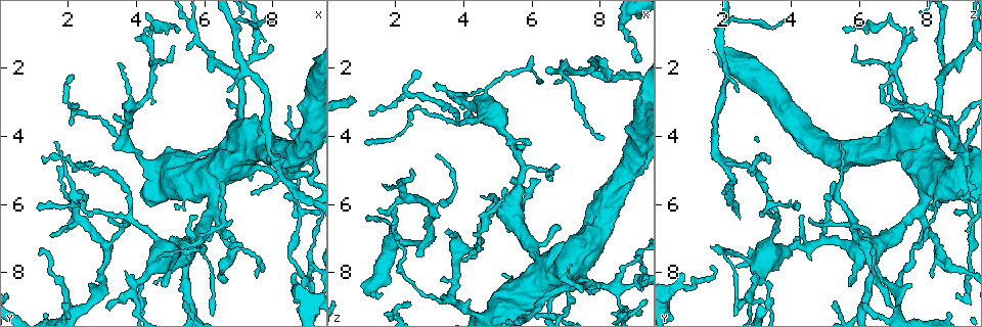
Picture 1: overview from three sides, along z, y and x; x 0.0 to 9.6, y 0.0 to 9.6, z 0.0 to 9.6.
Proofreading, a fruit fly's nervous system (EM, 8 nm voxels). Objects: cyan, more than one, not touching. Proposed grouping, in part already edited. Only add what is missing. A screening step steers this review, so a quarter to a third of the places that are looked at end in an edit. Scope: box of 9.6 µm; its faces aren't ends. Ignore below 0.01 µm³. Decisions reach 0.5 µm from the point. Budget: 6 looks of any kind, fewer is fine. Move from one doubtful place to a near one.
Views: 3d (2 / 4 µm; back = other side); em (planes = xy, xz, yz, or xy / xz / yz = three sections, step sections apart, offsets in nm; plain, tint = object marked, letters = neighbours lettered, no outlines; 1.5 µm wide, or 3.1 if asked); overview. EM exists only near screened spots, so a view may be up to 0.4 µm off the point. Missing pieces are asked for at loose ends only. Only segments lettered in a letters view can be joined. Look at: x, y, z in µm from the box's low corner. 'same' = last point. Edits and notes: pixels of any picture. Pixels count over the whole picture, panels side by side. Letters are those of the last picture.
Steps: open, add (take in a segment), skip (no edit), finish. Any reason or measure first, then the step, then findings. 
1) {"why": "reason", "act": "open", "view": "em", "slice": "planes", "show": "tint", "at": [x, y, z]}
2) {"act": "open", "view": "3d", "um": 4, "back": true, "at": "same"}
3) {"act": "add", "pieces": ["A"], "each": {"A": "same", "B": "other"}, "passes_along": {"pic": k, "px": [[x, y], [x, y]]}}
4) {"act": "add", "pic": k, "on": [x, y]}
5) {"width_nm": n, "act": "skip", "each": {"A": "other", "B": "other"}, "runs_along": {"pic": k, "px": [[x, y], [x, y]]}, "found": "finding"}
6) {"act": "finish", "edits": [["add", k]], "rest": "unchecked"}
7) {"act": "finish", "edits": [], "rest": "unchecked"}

{"why": "tapers out", "act": "open", "view": "3d", "um": 2, "at": [3.30, 6.40, 4.50]}

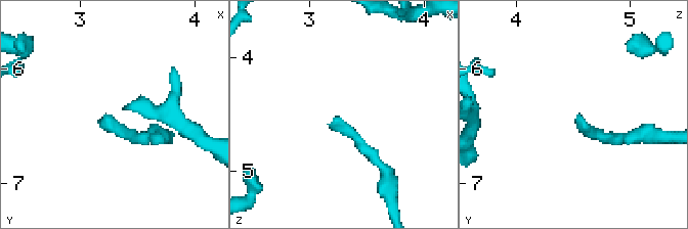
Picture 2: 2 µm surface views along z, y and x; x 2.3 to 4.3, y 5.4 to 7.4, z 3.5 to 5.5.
{"why": "need the tissue", "act": "open", "view": "em", "slice": "planes", "show": "letters", "at": [3.24, 6.42, 4.52]}

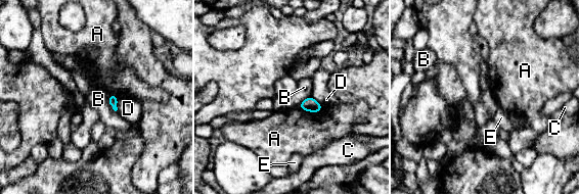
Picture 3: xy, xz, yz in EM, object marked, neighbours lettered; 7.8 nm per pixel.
{"width_nm": 80, "act": "skip", "each": {"A": "other", "B": "other", "C": "other", "D": "other", "E": "other"}, "found": "none of them fits"}

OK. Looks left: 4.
{"why": "thin end", "act": "open", "view": "3d", "um": 4, "back": true, "at": [7.40, 5.65, 2.00]}

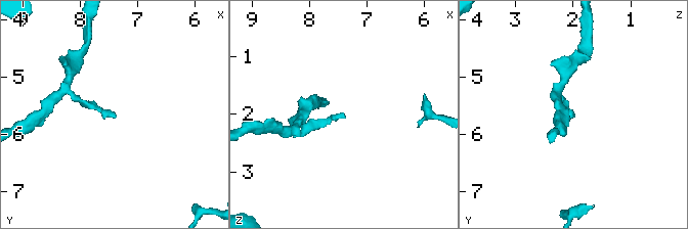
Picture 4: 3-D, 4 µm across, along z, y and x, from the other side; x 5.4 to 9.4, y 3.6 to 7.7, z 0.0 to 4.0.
{"why": "need the tissue", "act": "open", "view": "em", "slice": "planes", "show": "tint", "at": [7.35, 5.70, 2.00]}

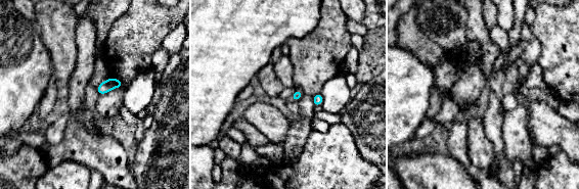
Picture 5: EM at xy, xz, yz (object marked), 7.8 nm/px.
{"act": "open", "view": "em", "slice": "planes", "show": "letters", "at": "same"}

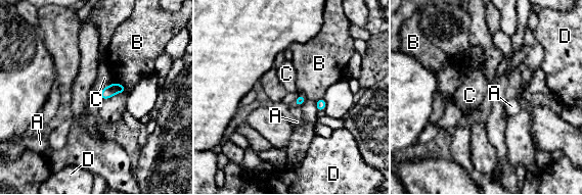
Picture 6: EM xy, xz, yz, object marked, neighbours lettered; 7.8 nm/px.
{"act": "skip", "each": {"A": "other", "B": "other", "C": "other", "D": "other"}, "border": {"pic": 6, "px": [[114, 82], [105, 86], [98, 93]]}, "found": "none of them fits"}

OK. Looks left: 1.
{"why": "branch stops here", "act": "open", "view": "em", "slice": "planes", "show": "letters", "at": [8.55, 8.05, 0.90]}

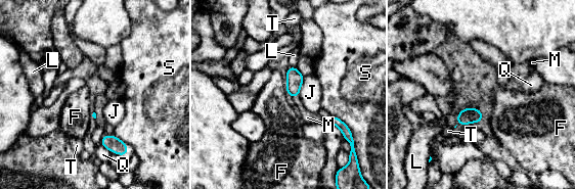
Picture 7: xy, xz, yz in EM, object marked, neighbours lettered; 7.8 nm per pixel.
{"act": "add", "pieces": ["M"], "each": {"F": "other", "J": "other", "L": "other", "M": "same", "Q": "other", "S": "other", "T": "other"}, "found": "the cell continues"}

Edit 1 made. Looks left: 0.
{"act": "finish", "edits": [["add", 7]], "rest": "unchecked"}

